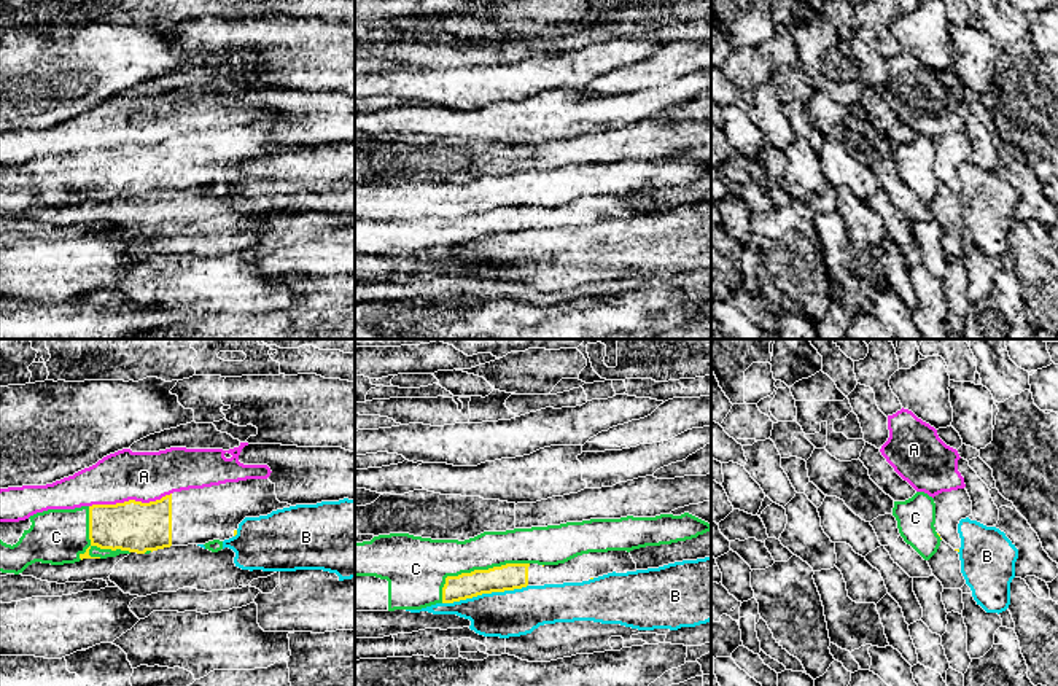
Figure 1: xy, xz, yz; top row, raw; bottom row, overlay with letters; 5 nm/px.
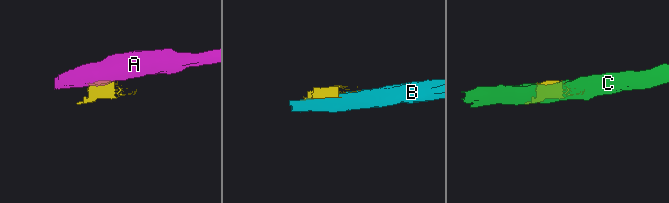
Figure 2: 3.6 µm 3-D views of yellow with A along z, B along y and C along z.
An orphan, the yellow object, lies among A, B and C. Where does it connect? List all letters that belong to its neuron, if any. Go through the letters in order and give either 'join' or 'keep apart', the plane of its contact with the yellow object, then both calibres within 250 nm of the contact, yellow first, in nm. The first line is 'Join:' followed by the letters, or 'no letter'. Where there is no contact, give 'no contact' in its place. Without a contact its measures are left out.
Join: no letter
A: keep apart | xy | 260/260 nm
B: keep apart | xz | 140/240 nm
C: keep apart | xy | 260/280 nm

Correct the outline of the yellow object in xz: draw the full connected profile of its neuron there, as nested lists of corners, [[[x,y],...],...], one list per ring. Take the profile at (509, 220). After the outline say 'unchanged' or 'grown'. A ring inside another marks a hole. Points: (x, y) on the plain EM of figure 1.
[[[589,196],[558,209],[506,207],[488,213],[447,220],[442,231],[442,247],[527,229],[582,226],[613,215],[636,215],[636,207],[630,196]]]; grown

